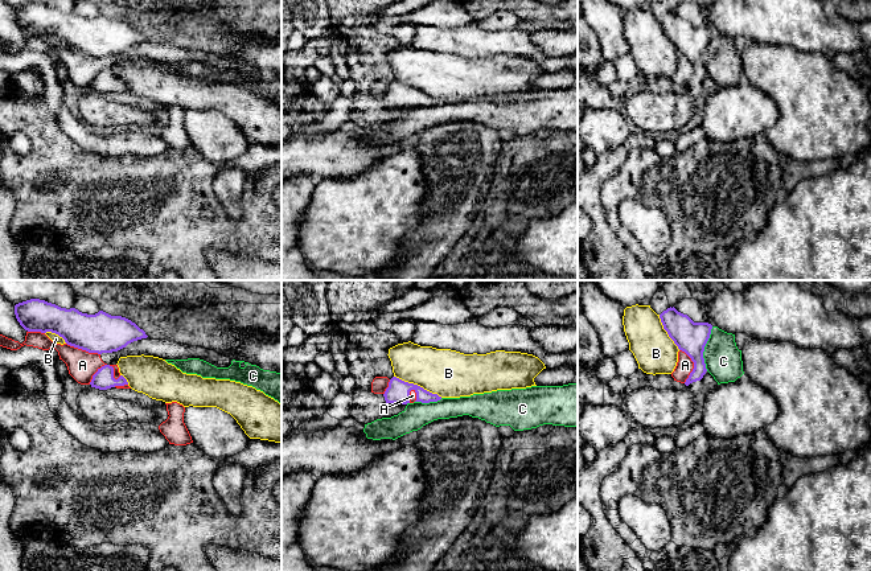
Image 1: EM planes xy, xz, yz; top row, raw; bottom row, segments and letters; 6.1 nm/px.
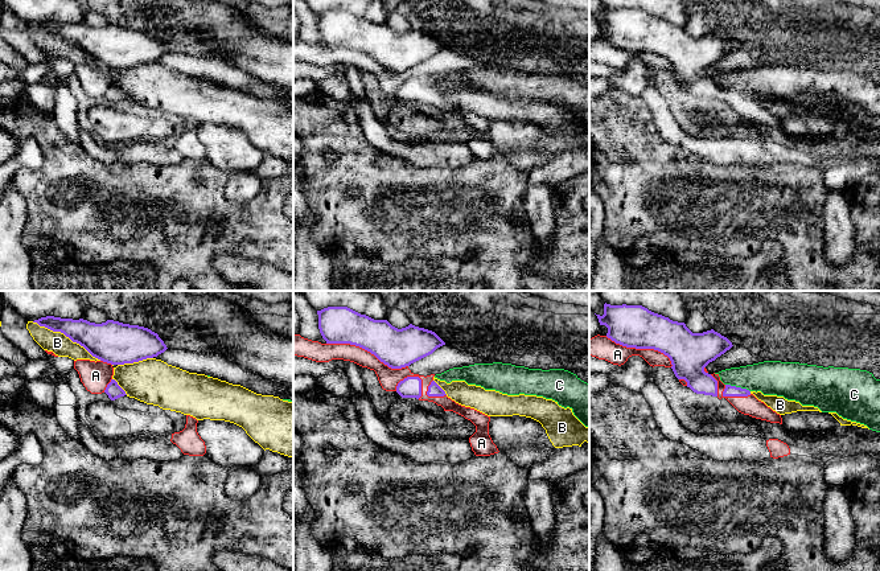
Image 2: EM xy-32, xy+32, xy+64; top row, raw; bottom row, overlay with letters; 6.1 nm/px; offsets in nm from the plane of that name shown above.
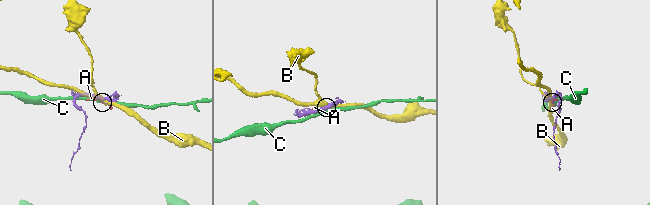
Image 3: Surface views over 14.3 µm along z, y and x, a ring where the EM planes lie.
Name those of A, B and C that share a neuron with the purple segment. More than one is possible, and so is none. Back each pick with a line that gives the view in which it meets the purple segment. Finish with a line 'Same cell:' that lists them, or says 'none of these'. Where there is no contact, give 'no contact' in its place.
A: meets purple in yz
Same cell: A

